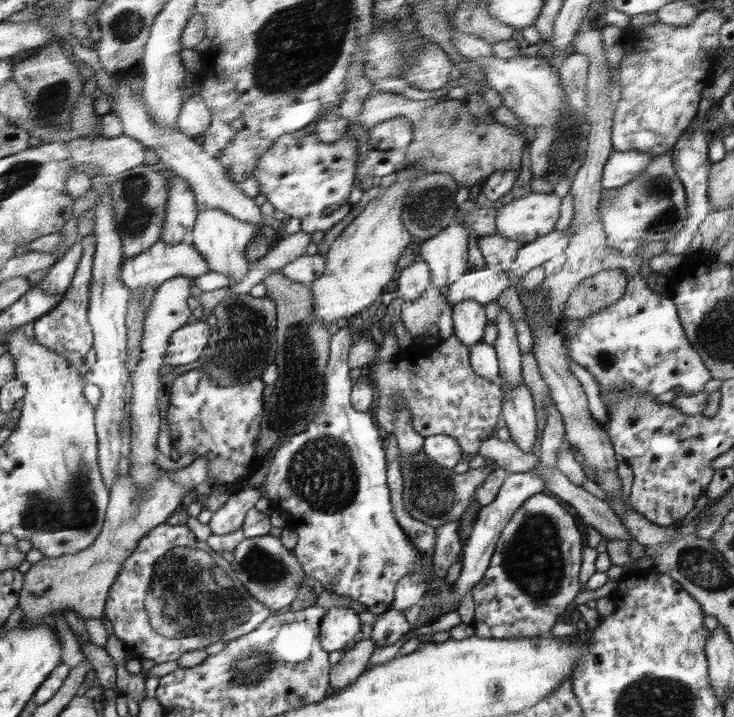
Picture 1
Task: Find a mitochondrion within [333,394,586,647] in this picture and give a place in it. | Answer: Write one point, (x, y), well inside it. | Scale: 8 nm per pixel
(531, 558)

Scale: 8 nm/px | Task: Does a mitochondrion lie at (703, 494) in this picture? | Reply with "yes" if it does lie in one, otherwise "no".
no

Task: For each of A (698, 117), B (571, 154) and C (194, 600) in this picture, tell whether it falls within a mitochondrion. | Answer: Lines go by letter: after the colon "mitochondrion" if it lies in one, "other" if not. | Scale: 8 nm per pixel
A: other
B: mitochondrion
C: mitochondrion

